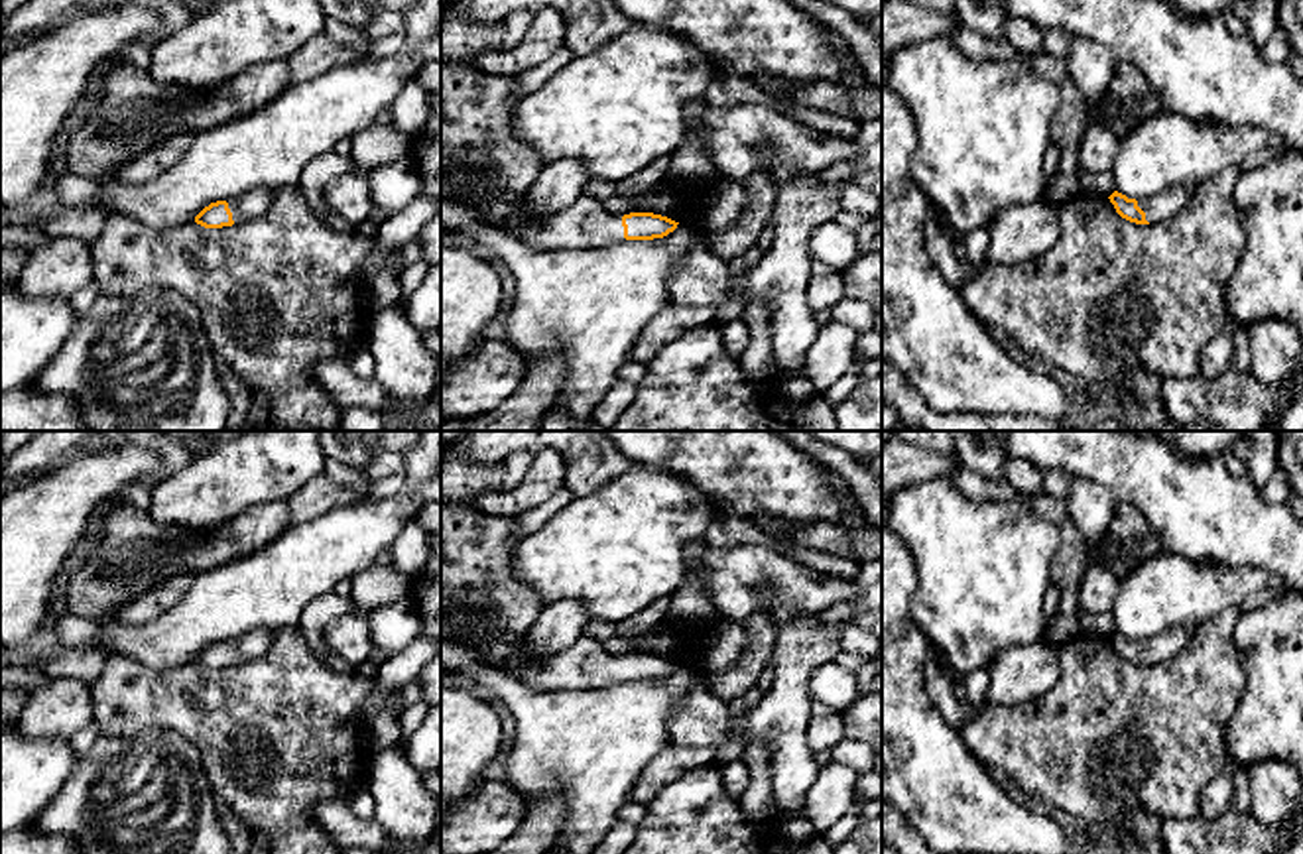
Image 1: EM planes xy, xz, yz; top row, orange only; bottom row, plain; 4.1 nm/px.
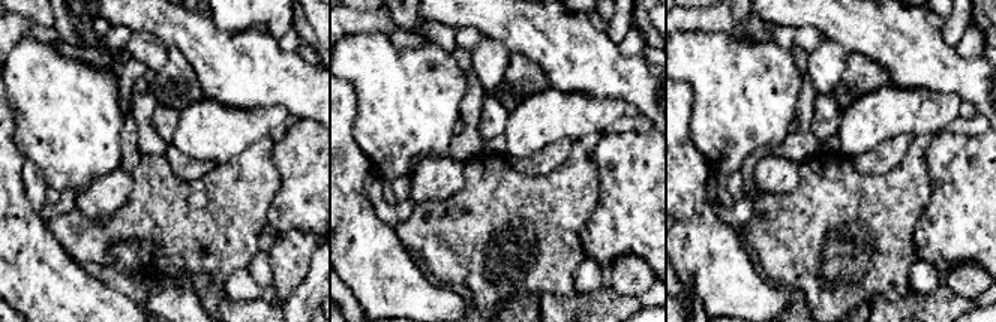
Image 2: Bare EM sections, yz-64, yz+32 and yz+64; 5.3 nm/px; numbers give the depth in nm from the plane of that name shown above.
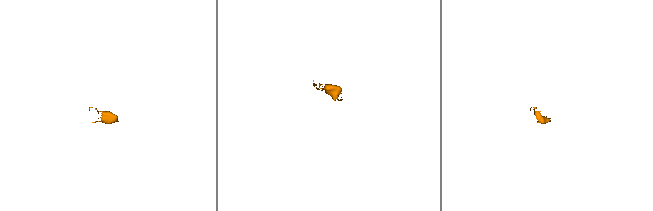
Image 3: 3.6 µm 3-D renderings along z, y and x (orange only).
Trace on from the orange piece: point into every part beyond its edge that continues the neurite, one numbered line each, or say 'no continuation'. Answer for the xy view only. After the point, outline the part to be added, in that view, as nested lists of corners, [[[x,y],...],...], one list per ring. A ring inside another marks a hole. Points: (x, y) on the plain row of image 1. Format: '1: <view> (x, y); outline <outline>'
1: xy (256, 642); outline [[[268,628],[252,630],[236,640],[228,640],[228,649],[232,653],[234,665],[248,663],[254,657],[264,655],[272,641],[276,632]]]

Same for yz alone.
1: yz (1164, 646); outline [[[1179,626],[1167,632],[1161,632],[1149,640],[1140,640],[1138,647],[1146,653],[1149,665],[1169,661],[1175,657],[1195,636],[1193,626]]]

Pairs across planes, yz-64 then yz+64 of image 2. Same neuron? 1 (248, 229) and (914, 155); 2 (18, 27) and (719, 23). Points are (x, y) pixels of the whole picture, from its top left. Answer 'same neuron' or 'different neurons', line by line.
1: same neuron
2: same neuron

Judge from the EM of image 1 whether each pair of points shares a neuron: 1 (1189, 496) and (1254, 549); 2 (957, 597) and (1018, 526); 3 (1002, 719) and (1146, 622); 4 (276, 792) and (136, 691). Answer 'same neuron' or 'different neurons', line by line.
1: same neuron
2: same neuron
3: different neurons
4: same neuron

